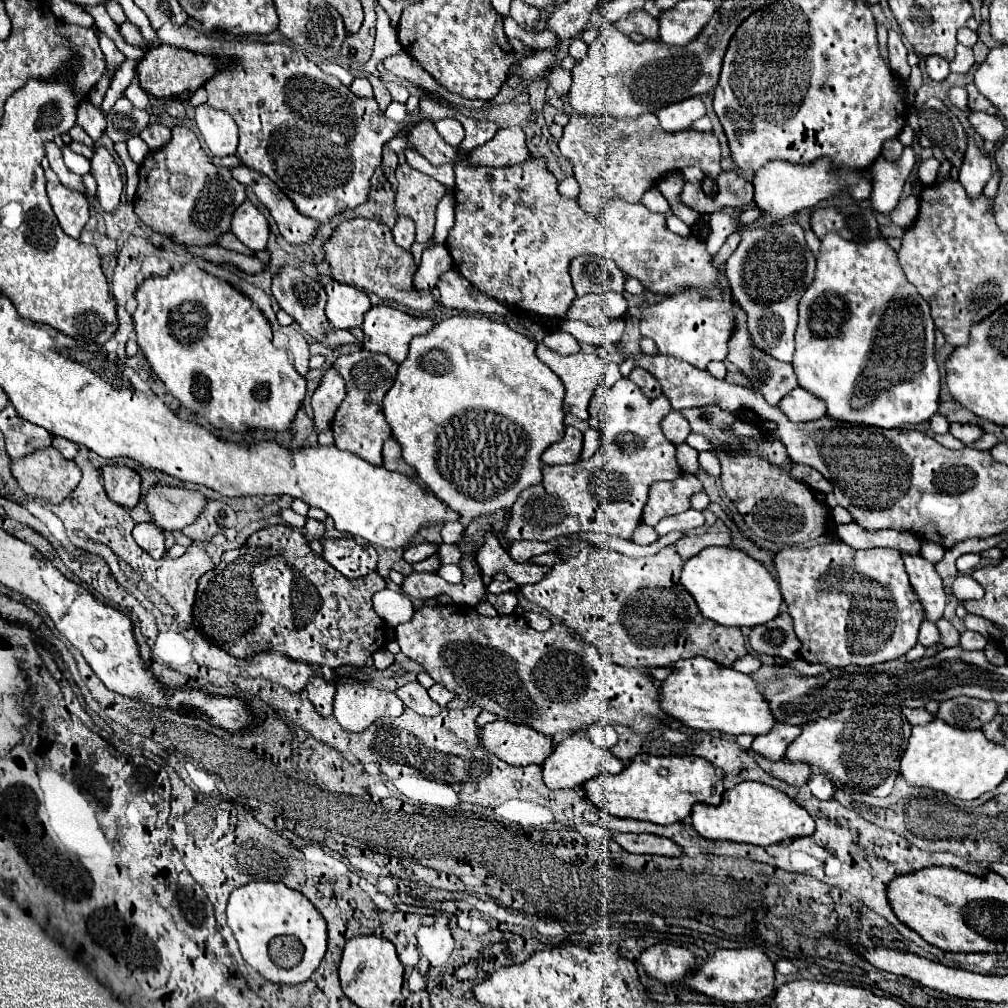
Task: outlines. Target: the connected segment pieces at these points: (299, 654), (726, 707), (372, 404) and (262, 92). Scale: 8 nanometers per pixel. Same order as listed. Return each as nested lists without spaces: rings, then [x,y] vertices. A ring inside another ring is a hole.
[[[271,525],[255,531],[243,547],[223,553],[225,567],[215,567],[213,575],[205,575],[197,589],[195,601],[195,629],[213,645],[225,649],[229,655],[245,659],[259,651],[277,651],[291,659],[305,661],[315,667],[371,667],[373,653],[387,645],[385,623],[373,611],[371,597],[385,589],[379,573],[371,573],[361,581],[341,577],[321,555],[315,555],[309,541],[287,525]]]
[[[705,657],[681,659],[673,663],[669,677],[661,683],[659,707],[667,717],[699,731],[719,731],[727,735],[763,735],[775,725],[767,701],[749,675],[717,665]]]
[[[359,349],[355,353],[341,355],[333,363],[333,367],[339,369],[339,373],[343,373],[343,379],[347,385],[347,397],[337,409],[333,425],[331,425],[335,433],[335,447],[357,455],[369,461],[371,465],[383,465],[381,447],[383,447],[383,441],[391,437],[391,427],[383,415],[383,397],[391,389],[399,365],[391,361],[387,355]]]
[[[165,23],[157,31],[159,43],[183,47],[195,53],[213,53],[217,57],[233,59],[235,67],[223,69],[215,77],[205,83],[209,93],[207,105],[219,111],[225,111],[233,117],[239,127],[239,145],[237,155],[239,159],[251,167],[253,171],[267,175],[295,205],[295,209],[321,223],[329,223],[337,213],[345,209],[355,209],[369,197],[371,177],[375,169],[381,165],[381,151],[383,145],[393,139],[401,129],[409,127],[411,123],[421,123],[423,117],[419,109],[420,99],[409,97],[405,103],[407,117],[403,123],[393,123],[385,117],[377,101],[355,97],[349,87],[341,85],[331,75],[325,75],[313,61],[309,61],[301,51],[291,49],[285,43],[255,43],[255,41],[217,41],[209,39],[203,33],[191,29],[189,25],[173,25]]]

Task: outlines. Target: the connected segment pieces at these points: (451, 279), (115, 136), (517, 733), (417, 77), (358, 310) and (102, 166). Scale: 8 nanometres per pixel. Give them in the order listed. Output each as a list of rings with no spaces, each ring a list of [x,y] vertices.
[[[455,267],[445,271],[437,281],[437,291],[441,303],[451,309],[469,311],[469,313],[497,313],[497,315],[511,315],[511,311],[495,301],[493,297],[477,291]]]
[[[121,95],[107,113],[107,129],[111,141],[127,141],[139,135],[149,125],[149,115],[145,109],[137,109],[131,101]]]
[[[495,721],[483,727],[481,743],[509,765],[541,765],[553,753],[553,739],[533,727]]]
[[[401,51],[399,55],[387,57],[387,59],[385,59],[385,67],[387,67],[393,75],[411,81],[411,83],[417,85],[419,89],[427,89],[429,93],[433,93],[433,95],[437,95],[437,97],[449,101],[449,103],[455,103],[455,105],[460,104],[467,109],[473,109],[473,111],[481,111],[481,109],[489,103],[489,101],[467,100],[459,95],[455,95],[455,93],[451,93],[451,91],[447,91],[447,89],[441,87],[425,69],[421,69],[421,65],[419,65],[413,57],[409,57],[407,51]]]
[[[339,281],[327,283],[325,293],[327,293],[325,315],[333,327],[353,329],[363,325],[365,313],[371,309],[371,301],[367,293]]]
[[[99,145],[93,149],[93,157],[91,157],[91,171],[97,183],[97,199],[99,205],[113,213],[115,207],[119,205],[119,197],[123,191],[123,183],[121,183],[121,171],[119,165],[115,163],[115,159],[111,157],[111,153]]]

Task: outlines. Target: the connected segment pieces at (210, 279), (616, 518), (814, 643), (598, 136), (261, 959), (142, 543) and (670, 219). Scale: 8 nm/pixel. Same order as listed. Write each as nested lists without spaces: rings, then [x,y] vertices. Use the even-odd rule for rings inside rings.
[[[195,263],[173,269],[163,277],[147,277],[137,287],[135,297],[137,309],[133,313],[133,325],[139,349],[157,377],[165,383],[167,391],[173,393],[183,407],[207,417],[217,429],[289,429],[305,397],[305,379],[289,363],[287,351],[273,347],[271,325],[263,313],[253,307],[249,297],[235,291],[227,281],[199,269]]]
[[[627,377],[617,381],[613,387],[605,389],[603,407],[599,411],[599,429],[601,429],[601,445],[595,455],[587,461],[577,461],[571,465],[543,465],[543,481],[525,489],[515,505],[511,507],[509,523],[503,531],[507,543],[513,541],[551,541],[559,535],[571,535],[579,531],[605,533],[611,537],[629,539],[633,529],[641,523],[641,509],[645,507],[647,493],[653,481],[659,479],[677,479],[683,471],[675,459],[675,445],[669,443],[661,431],[661,419],[671,411],[669,401],[663,395],[657,399],[647,399],[641,389]]]
[[[837,541],[837,543],[821,543],[821,545],[813,545],[809,549],[783,547],[775,555],[775,569],[777,569],[777,579],[779,579],[781,593],[783,593],[783,601],[787,603],[789,615],[793,617],[795,633],[797,633],[799,641],[803,643],[803,647],[801,647],[801,659],[805,659],[807,663],[829,663],[833,667],[841,667],[841,665],[875,665],[875,663],[885,663],[885,661],[891,661],[891,659],[899,659],[909,649],[915,647],[915,643],[917,643],[917,629],[919,629],[921,619],[923,619],[921,617],[923,605],[919,603],[917,595],[913,593],[913,587],[909,583],[909,577],[905,573],[905,567],[903,567],[901,553],[897,549],[867,549],[867,551],[857,551],[857,549],[849,547],[843,541]]]
[[[643,113],[637,119],[571,117],[559,141],[559,149],[573,163],[575,179],[581,187],[579,203],[587,213],[599,213],[605,201],[613,197],[637,203],[645,189],[657,185],[669,171],[695,165],[715,179],[717,169],[721,169],[720,143],[713,133],[699,133],[693,129],[667,133],[653,113]]]
[[[255,881],[237,887],[227,903],[227,923],[233,929],[243,959],[271,983],[297,985],[307,981],[327,951],[325,919],[307,897],[283,883]]]
[[[139,523],[139,525],[135,525],[133,539],[153,559],[161,559],[165,555],[163,531],[155,523]]]
[[[667,215],[667,227],[673,231],[673,233],[677,233],[677,235],[691,235],[691,229],[677,217],[677,215]]]

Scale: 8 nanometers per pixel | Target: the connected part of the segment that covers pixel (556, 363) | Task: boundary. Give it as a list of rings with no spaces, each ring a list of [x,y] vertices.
[[[545,345],[537,347],[537,357],[555,373],[565,385],[565,411],[587,421],[589,399],[605,381],[605,361],[597,355],[557,355]]]

